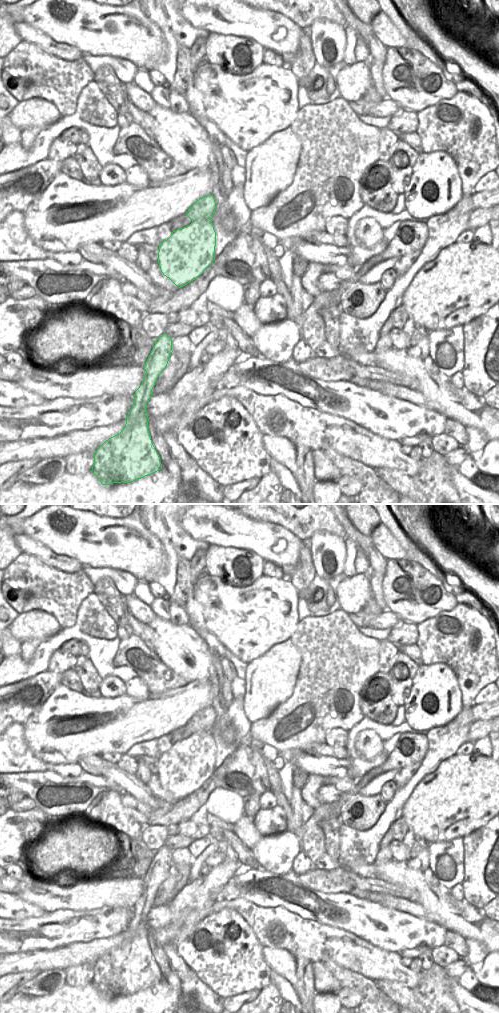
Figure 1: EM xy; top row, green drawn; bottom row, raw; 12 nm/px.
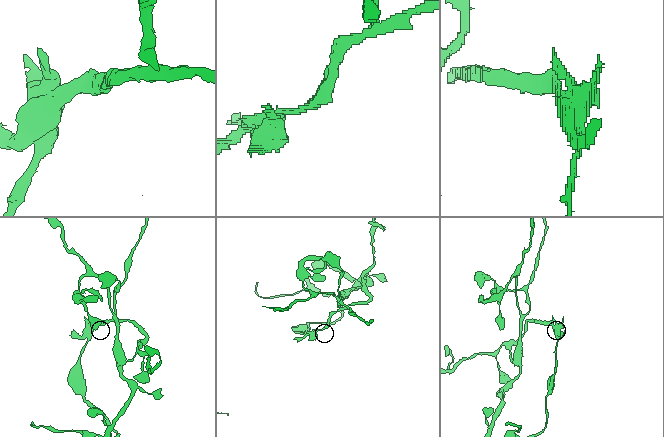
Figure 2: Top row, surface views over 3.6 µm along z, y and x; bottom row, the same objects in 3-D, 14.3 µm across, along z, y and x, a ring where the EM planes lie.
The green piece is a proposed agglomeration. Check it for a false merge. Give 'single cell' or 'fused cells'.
fused cells

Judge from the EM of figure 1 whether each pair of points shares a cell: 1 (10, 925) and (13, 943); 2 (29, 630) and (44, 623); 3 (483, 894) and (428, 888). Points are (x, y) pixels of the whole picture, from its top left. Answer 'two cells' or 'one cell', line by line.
1: one cell
2: one cell
3: two cells

